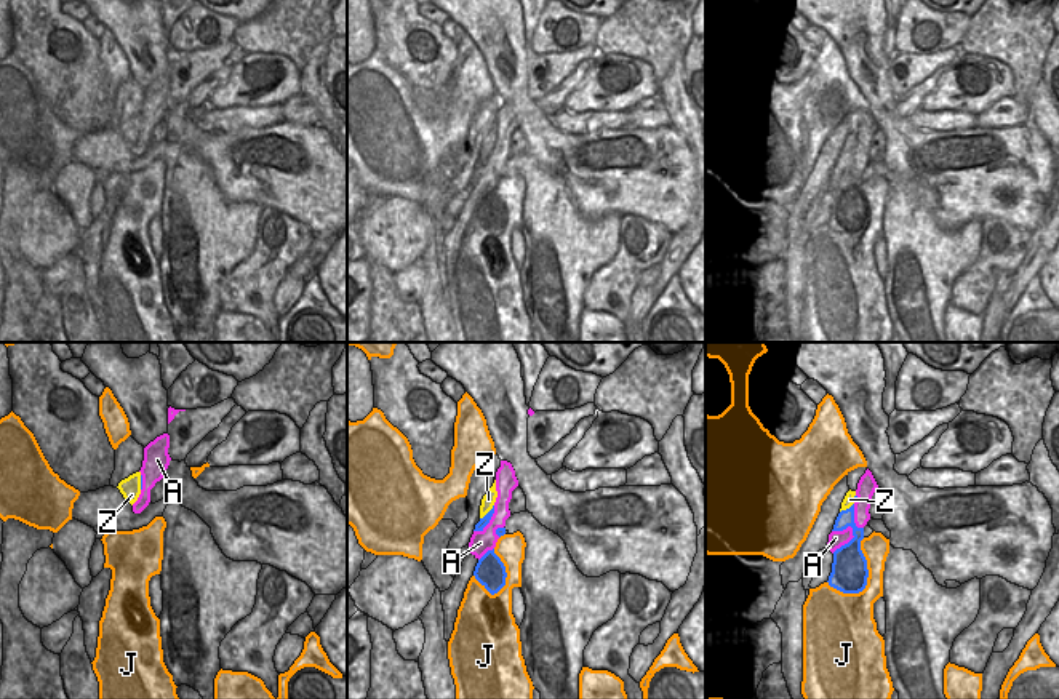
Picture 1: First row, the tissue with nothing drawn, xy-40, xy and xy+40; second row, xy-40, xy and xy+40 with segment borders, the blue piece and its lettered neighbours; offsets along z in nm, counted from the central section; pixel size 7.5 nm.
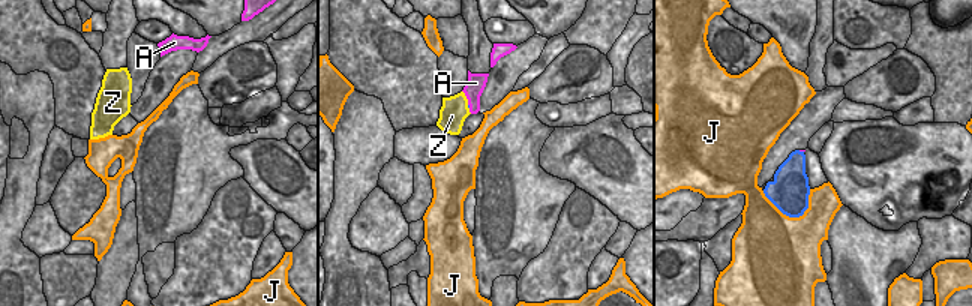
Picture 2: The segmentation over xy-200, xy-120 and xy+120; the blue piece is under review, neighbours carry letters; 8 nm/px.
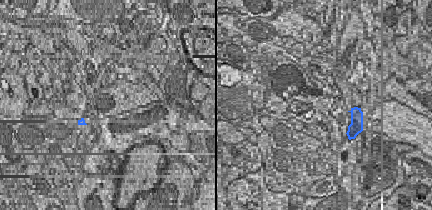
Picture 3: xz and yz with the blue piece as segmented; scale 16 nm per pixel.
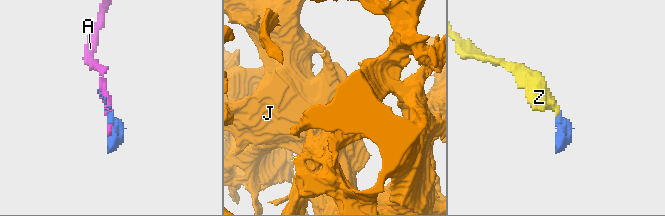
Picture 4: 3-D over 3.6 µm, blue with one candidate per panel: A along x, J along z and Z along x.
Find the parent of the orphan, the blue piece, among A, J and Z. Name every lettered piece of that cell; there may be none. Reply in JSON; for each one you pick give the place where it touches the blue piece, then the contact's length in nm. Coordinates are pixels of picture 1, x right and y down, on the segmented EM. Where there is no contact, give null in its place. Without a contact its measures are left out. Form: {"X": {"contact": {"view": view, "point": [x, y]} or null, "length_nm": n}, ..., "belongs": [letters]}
{"Z": {"contact": {"view": "xy", "point": [488, 512]}, "length_nm": 160}, "belongs": ["Z"]}

